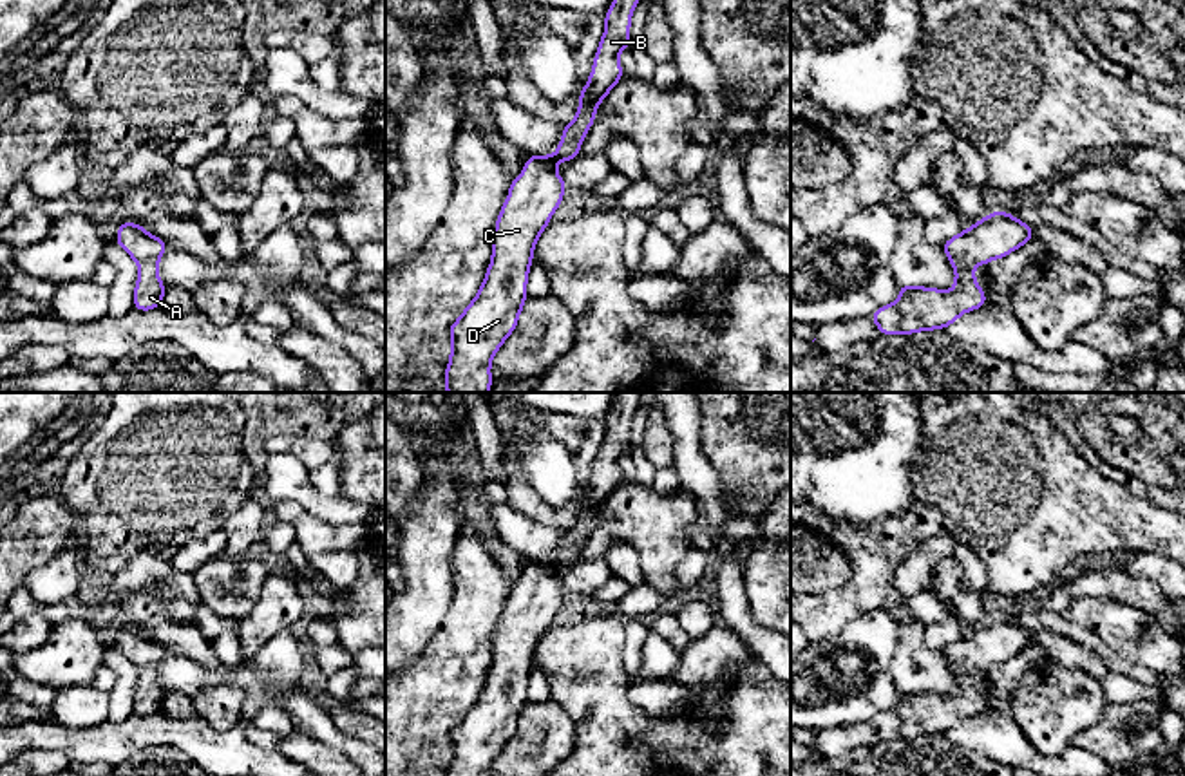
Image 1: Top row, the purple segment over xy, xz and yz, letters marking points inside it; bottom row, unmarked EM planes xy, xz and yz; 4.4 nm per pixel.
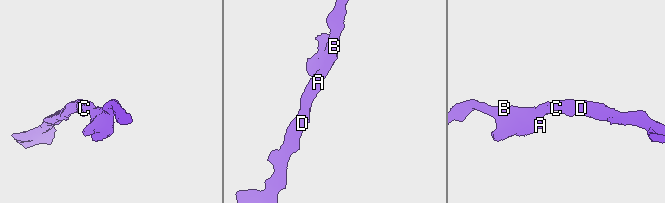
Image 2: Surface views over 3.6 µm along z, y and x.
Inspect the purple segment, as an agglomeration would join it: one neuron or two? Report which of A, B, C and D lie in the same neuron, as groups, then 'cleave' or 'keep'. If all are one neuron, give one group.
A B C D; keep

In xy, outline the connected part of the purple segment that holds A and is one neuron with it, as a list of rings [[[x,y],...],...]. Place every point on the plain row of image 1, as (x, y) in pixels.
[[[128,626],[119,629],[116,646],[139,673],[134,695],[134,714],[148,716],[159,713],[166,695],[157,682],[157,669],[166,655],[165,646],[150,640],[143,631]]]

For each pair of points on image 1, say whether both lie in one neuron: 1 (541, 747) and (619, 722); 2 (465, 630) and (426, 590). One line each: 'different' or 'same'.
1: different
2: different

